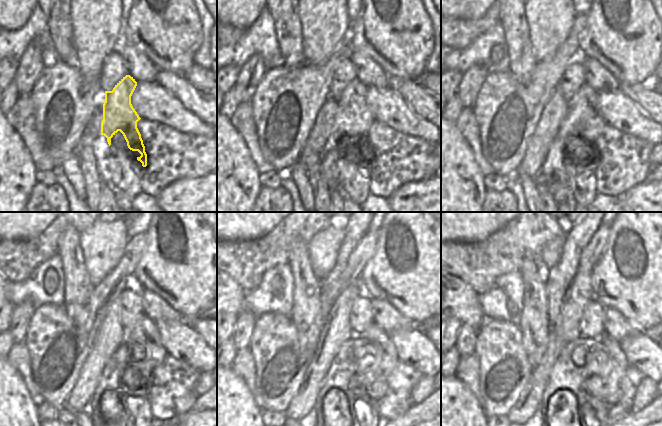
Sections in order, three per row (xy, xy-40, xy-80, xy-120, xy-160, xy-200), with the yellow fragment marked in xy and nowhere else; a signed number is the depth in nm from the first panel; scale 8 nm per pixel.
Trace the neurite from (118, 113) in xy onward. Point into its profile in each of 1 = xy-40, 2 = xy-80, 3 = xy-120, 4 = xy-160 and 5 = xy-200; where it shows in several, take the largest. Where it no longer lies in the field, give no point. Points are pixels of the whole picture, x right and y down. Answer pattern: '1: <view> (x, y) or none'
1: xy-40 (353, 118)
2: xy-80 (583, 119)
3: xy-120 (145, 335)
4: xy-160 (375, 379)
5: xy-200 (604, 375)

